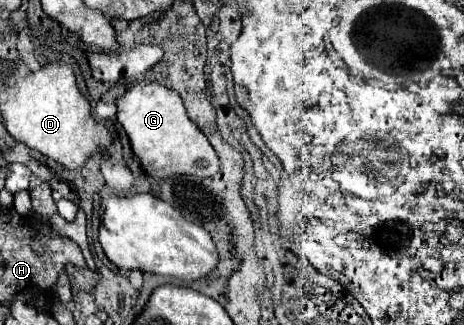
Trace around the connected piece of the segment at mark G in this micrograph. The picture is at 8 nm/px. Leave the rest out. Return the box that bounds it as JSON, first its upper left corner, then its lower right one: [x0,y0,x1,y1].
[117,81,219,177]

